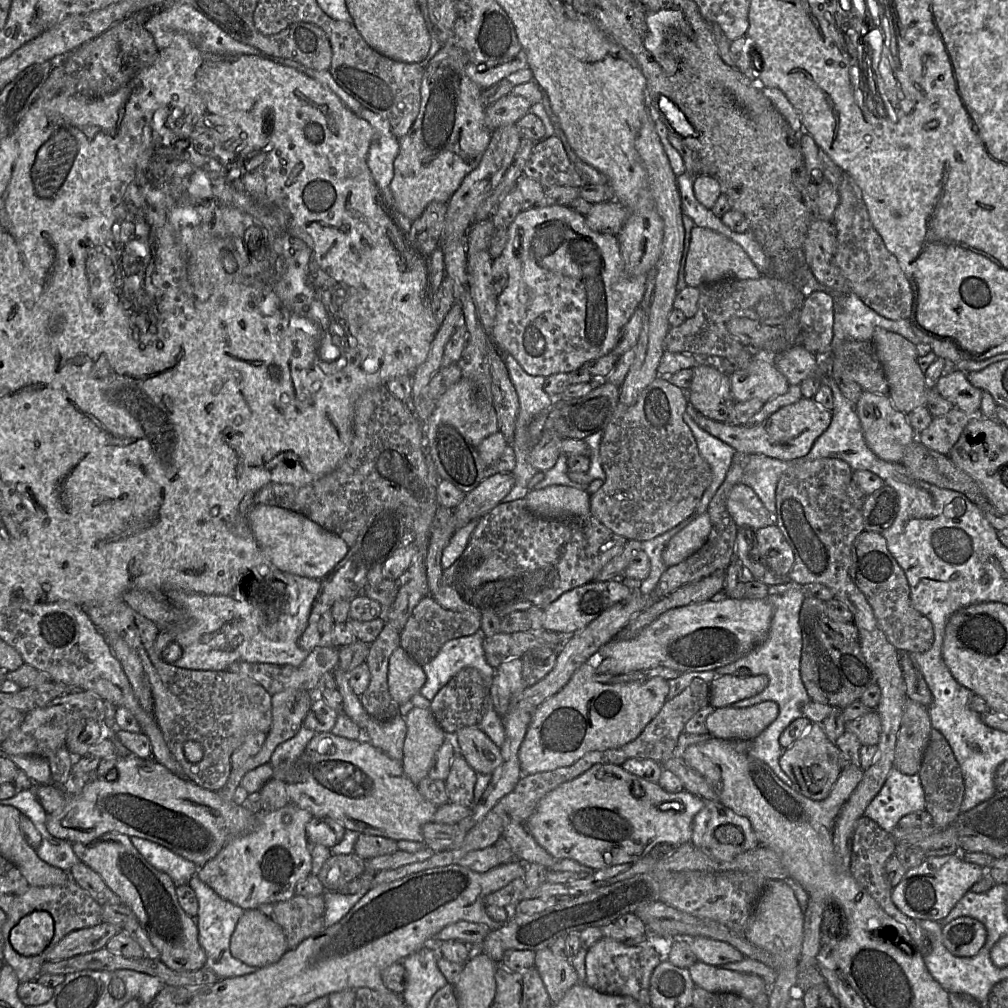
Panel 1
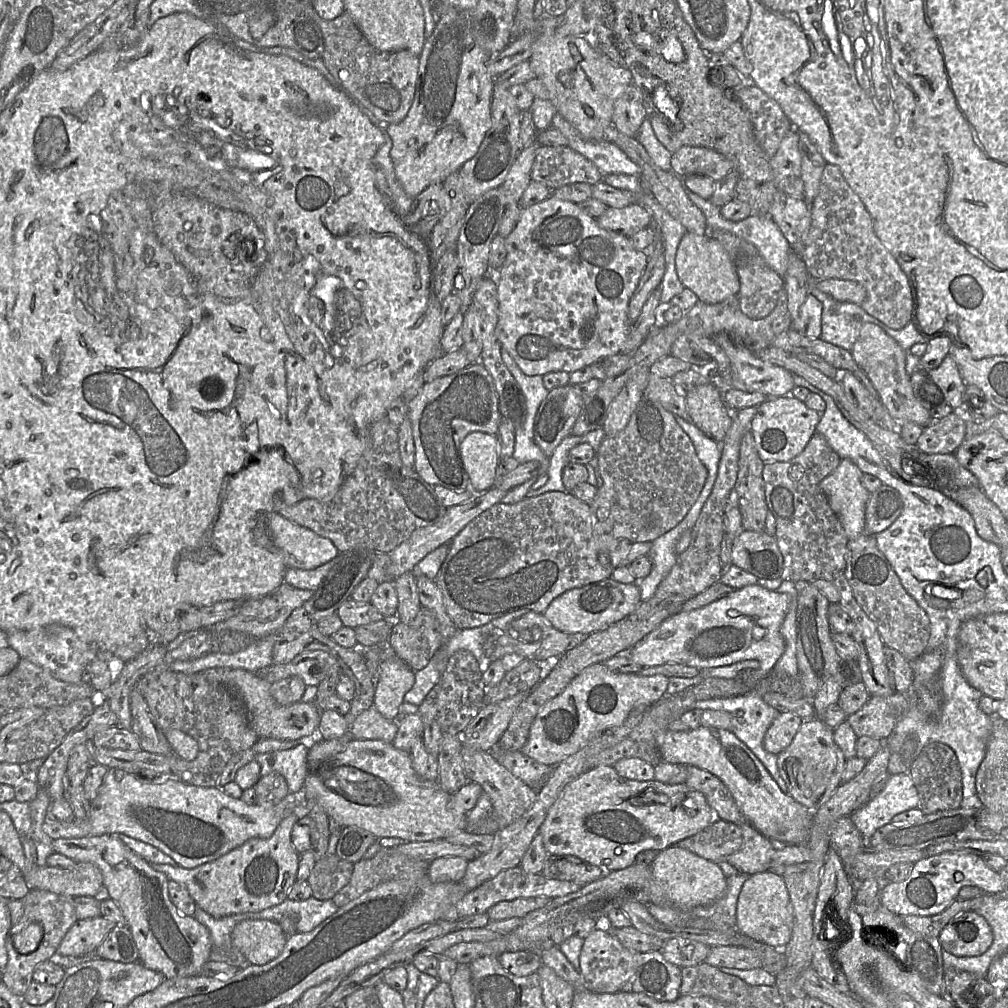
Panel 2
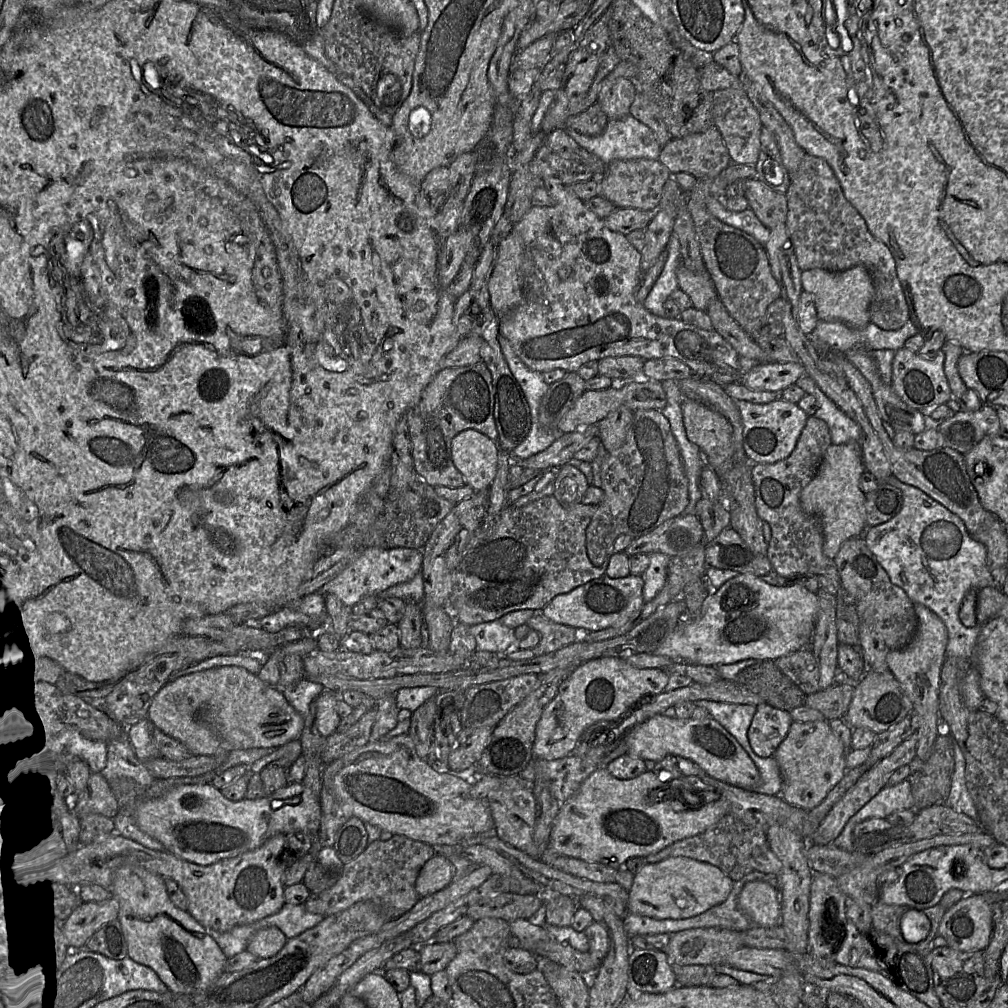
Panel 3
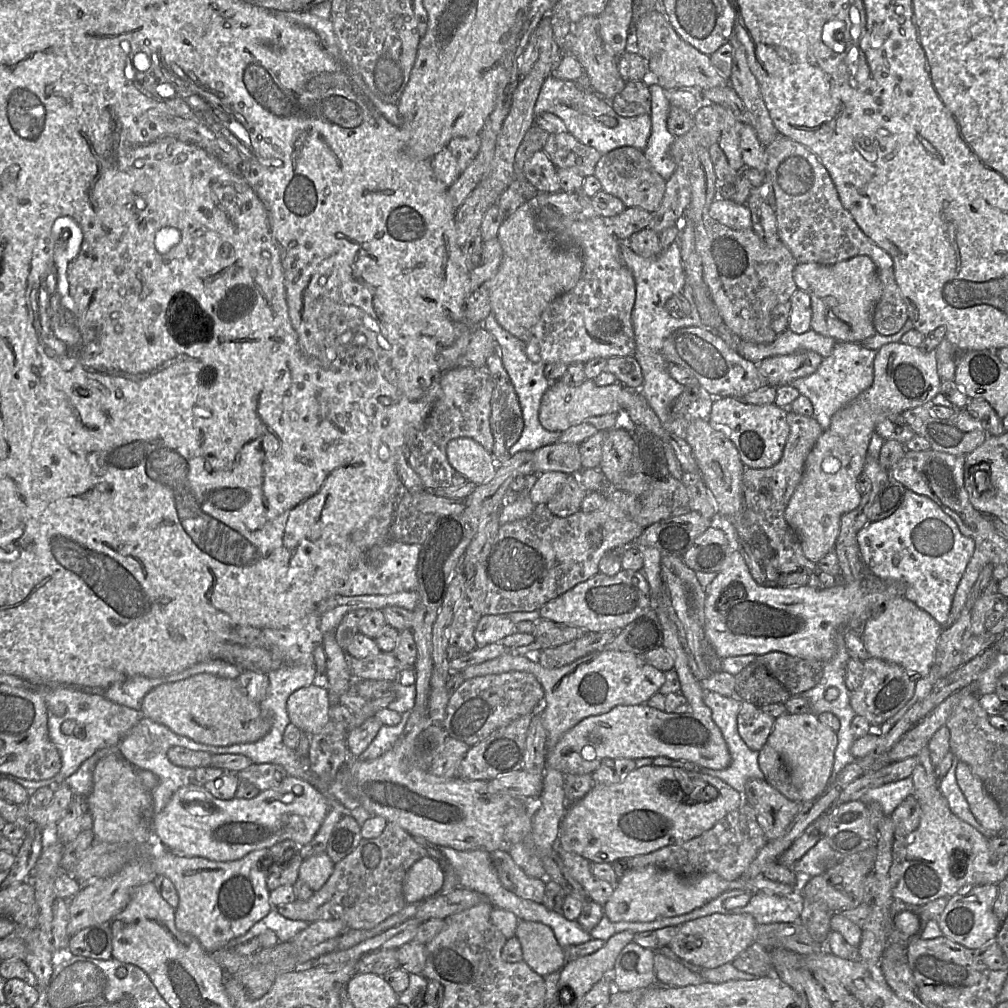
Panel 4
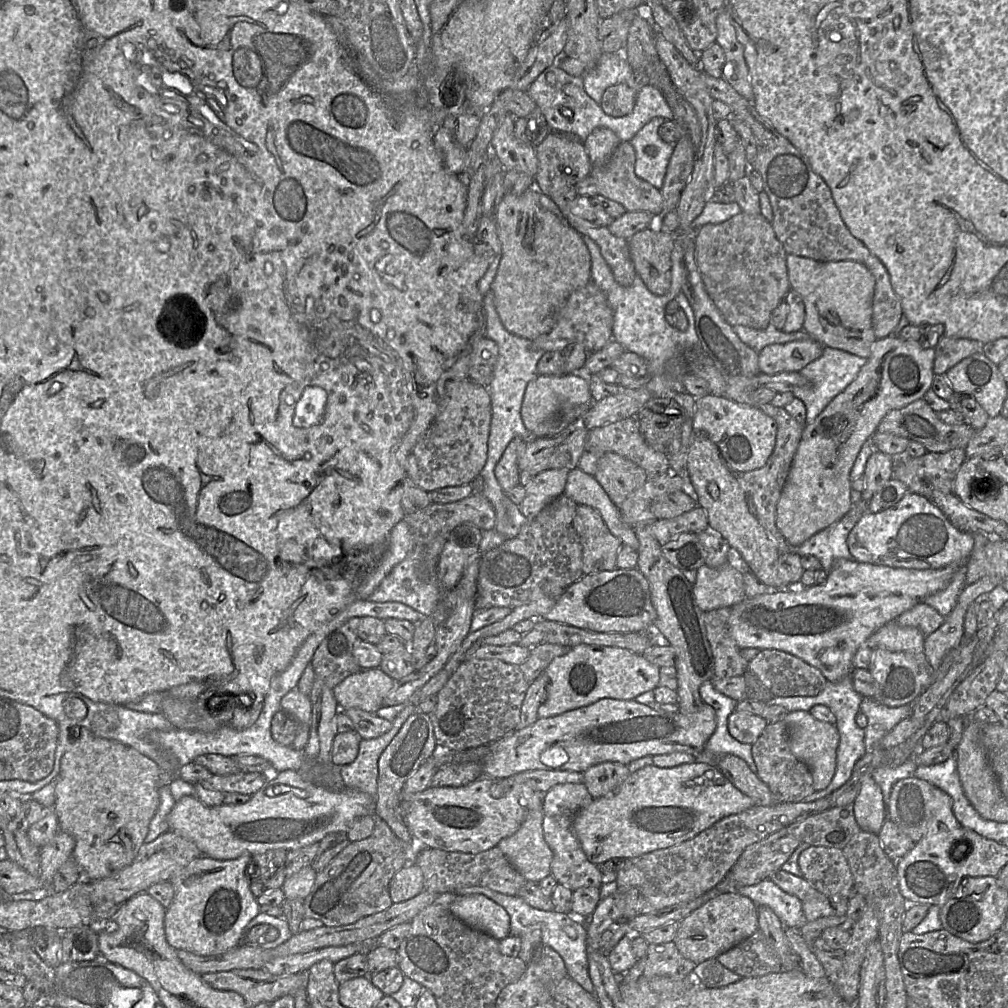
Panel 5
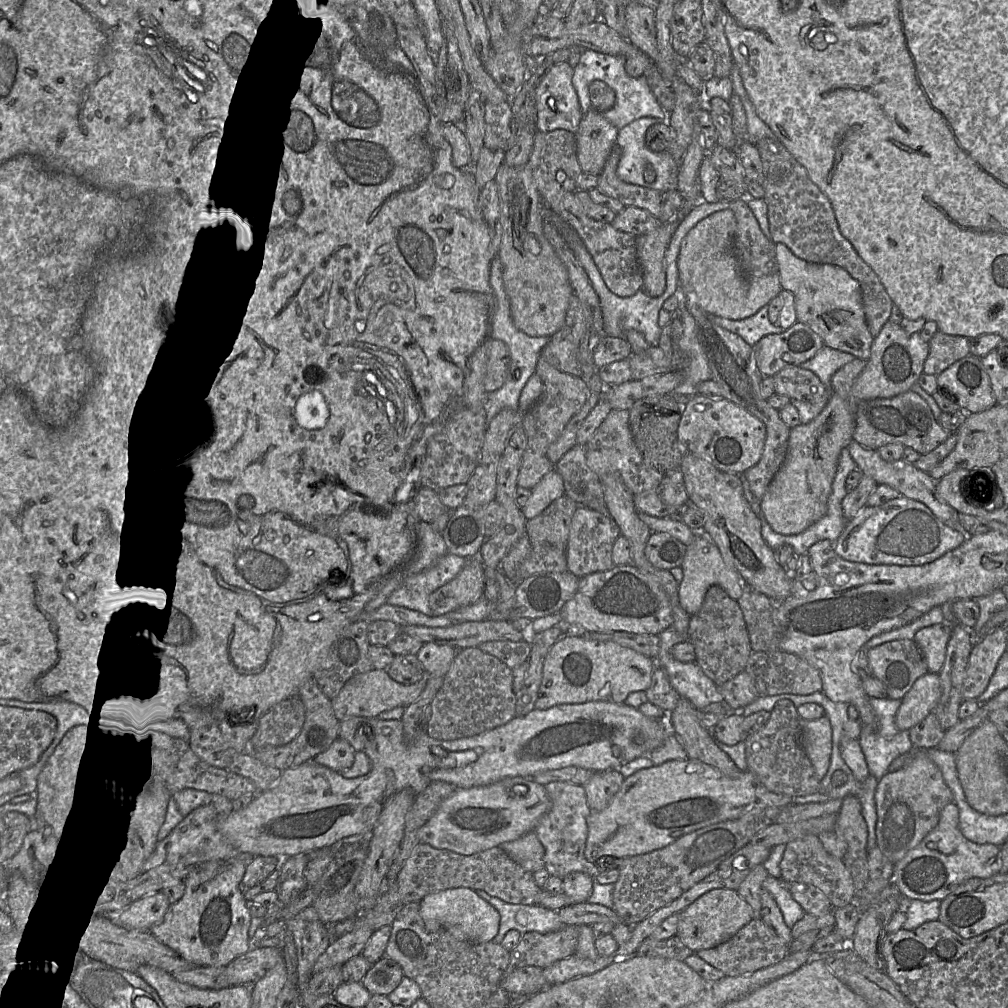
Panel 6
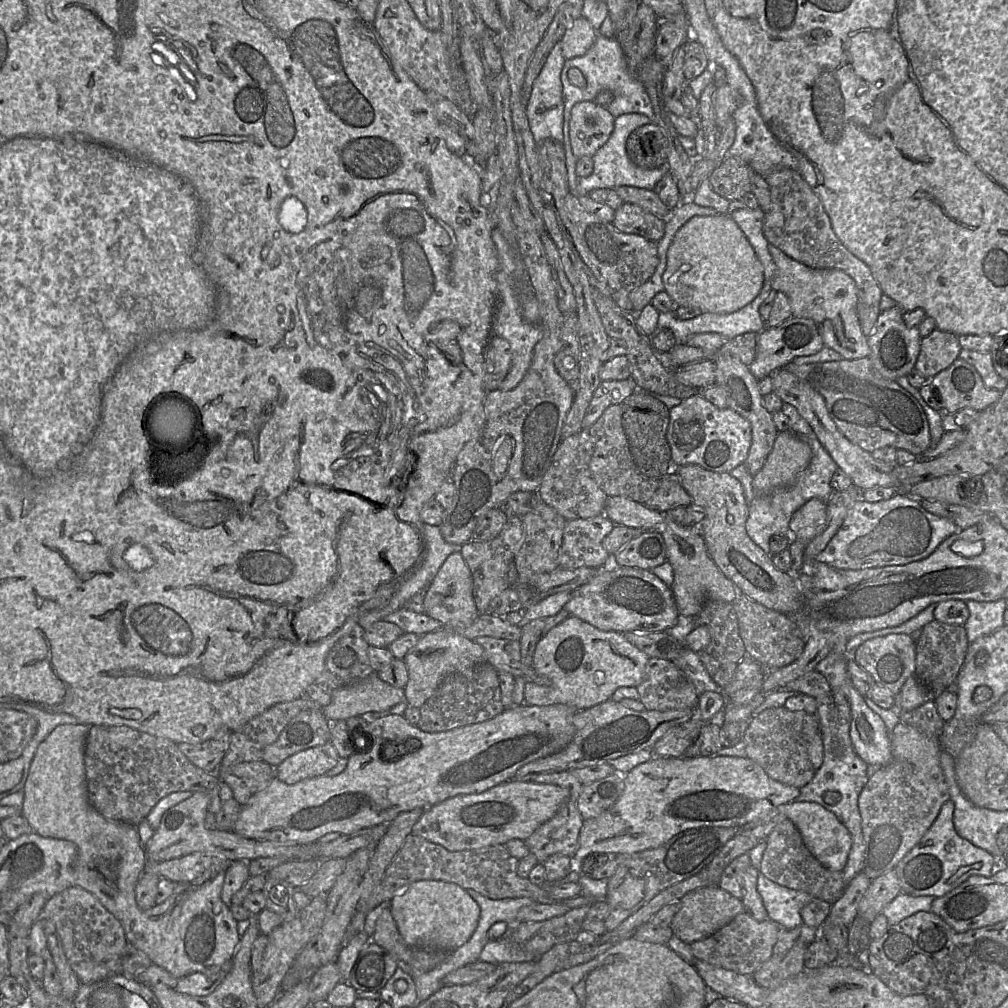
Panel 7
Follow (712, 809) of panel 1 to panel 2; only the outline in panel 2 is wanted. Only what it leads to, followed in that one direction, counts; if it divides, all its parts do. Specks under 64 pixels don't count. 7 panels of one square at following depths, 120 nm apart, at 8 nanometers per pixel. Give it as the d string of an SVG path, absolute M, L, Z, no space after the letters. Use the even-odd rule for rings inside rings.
M748 821L738 825L742 830L742 845L727 857L726 862L734 866L740 873L748 875L768 871L777 845Z

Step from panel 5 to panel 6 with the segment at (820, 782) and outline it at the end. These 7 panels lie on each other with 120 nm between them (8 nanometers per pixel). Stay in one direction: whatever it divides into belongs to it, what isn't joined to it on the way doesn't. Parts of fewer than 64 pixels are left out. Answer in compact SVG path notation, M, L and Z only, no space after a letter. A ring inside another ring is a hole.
M826 714L815 720L802 720L802 746L820 781L829 769L832 754L832 727Z

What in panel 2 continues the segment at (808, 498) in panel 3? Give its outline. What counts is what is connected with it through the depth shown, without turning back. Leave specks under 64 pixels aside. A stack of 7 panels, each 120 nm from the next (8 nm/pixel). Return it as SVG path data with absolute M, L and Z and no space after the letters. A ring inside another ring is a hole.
M842 458L838 467L820 483L820 488L839 518L849 540L854 540L866 533L865 511L871 493L863 486L863 474L852 460Z

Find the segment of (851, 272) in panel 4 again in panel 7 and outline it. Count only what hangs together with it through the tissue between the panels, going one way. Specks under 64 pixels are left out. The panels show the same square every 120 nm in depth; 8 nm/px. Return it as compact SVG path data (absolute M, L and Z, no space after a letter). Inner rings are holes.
M770 244L776 265L772 288L784 292L789 300L792 316L813 320L823 337L825 346L840 353L845 359L870 357L868 337L859 322L858 292L853 278L839 269L815 269L794 260L778 247Z

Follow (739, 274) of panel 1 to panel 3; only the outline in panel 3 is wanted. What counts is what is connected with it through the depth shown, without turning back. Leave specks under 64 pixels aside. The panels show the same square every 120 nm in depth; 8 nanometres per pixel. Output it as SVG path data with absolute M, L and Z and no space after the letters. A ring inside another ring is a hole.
M681 264L677 268L676 274L679 288L689 296L694 308L706 311L709 303L718 298L708 272L694 273Z

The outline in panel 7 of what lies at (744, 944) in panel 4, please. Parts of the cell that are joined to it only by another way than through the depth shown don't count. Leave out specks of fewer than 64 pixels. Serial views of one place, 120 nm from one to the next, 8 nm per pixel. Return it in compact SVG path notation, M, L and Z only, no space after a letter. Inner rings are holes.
M707 886L686 894L680 900L680 908L674 915L670 927L673 935L690 945L711 936L742 912L745 912L745 908L740 899L719 886Z

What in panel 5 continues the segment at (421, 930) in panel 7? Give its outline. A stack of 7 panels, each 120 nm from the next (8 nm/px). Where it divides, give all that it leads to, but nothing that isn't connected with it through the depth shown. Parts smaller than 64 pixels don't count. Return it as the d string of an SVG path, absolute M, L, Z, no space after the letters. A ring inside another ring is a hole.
M456 895L450 911L471 928L487 933L498 941L510 935L508 912L484 895Z

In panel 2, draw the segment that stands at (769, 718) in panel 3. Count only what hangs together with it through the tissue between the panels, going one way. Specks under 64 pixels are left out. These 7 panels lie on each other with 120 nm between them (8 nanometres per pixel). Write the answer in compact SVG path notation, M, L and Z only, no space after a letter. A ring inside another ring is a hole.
M779 713L764 736L765 750L778 756L791 744L803 721L794 713Z

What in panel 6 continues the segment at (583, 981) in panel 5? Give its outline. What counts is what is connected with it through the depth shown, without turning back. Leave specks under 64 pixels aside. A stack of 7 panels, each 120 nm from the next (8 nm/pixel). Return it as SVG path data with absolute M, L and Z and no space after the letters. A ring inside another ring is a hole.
M476 889L474 891L500 914L499 931L492 940L493 942L500 944L505 934L510 930L516 930L521 935L527 932L547 934L556 932L565 926L557 911L547 909L539 904L511 904L493 897L483 890Z

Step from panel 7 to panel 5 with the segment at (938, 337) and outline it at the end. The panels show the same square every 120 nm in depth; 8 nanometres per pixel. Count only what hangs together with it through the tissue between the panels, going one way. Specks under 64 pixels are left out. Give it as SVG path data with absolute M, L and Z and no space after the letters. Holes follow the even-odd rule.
M944 335L934 348L934 374L945 374L963 359L981 352L982 345L973 339L950 338Z

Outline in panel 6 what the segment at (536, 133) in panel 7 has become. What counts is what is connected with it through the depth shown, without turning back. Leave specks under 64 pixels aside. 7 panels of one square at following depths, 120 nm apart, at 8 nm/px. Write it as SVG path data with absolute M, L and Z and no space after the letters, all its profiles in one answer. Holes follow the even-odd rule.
M565 62L553 63L542 75L535 89L537 109L537 132L548 132L563 129L576 133L583 115L589 111L583 110L579 103L577 92L572 84L573 68Z

